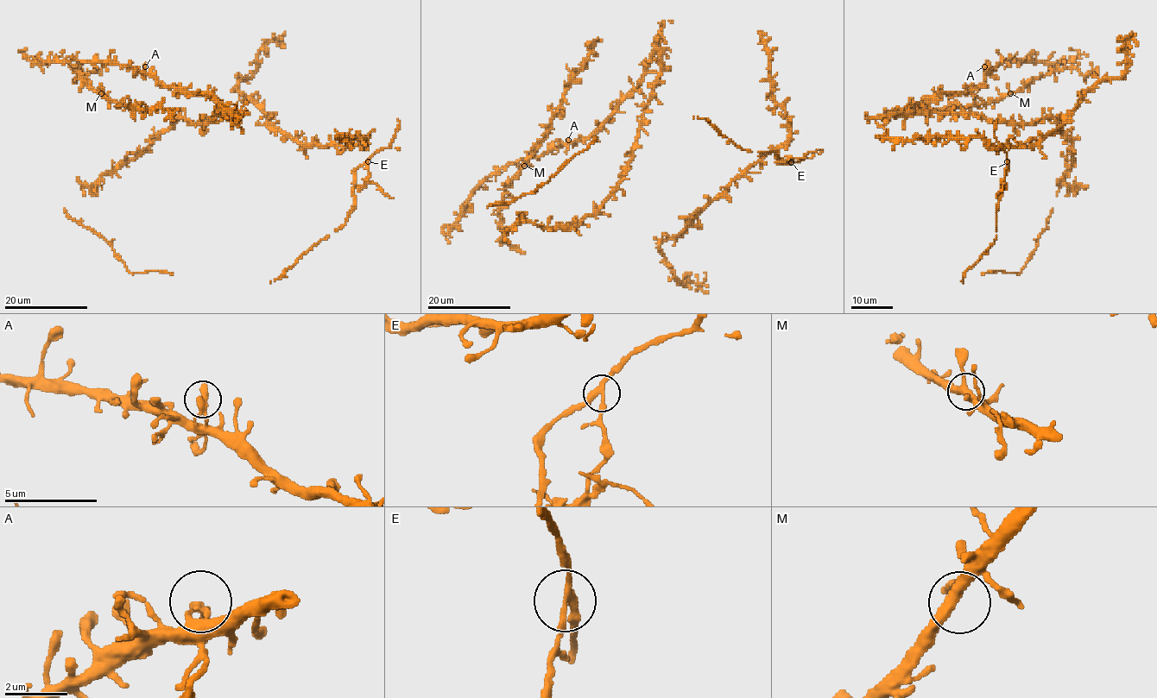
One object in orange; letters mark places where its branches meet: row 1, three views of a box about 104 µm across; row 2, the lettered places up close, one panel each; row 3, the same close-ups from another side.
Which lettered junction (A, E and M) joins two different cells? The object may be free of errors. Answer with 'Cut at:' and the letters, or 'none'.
Cut at: E

